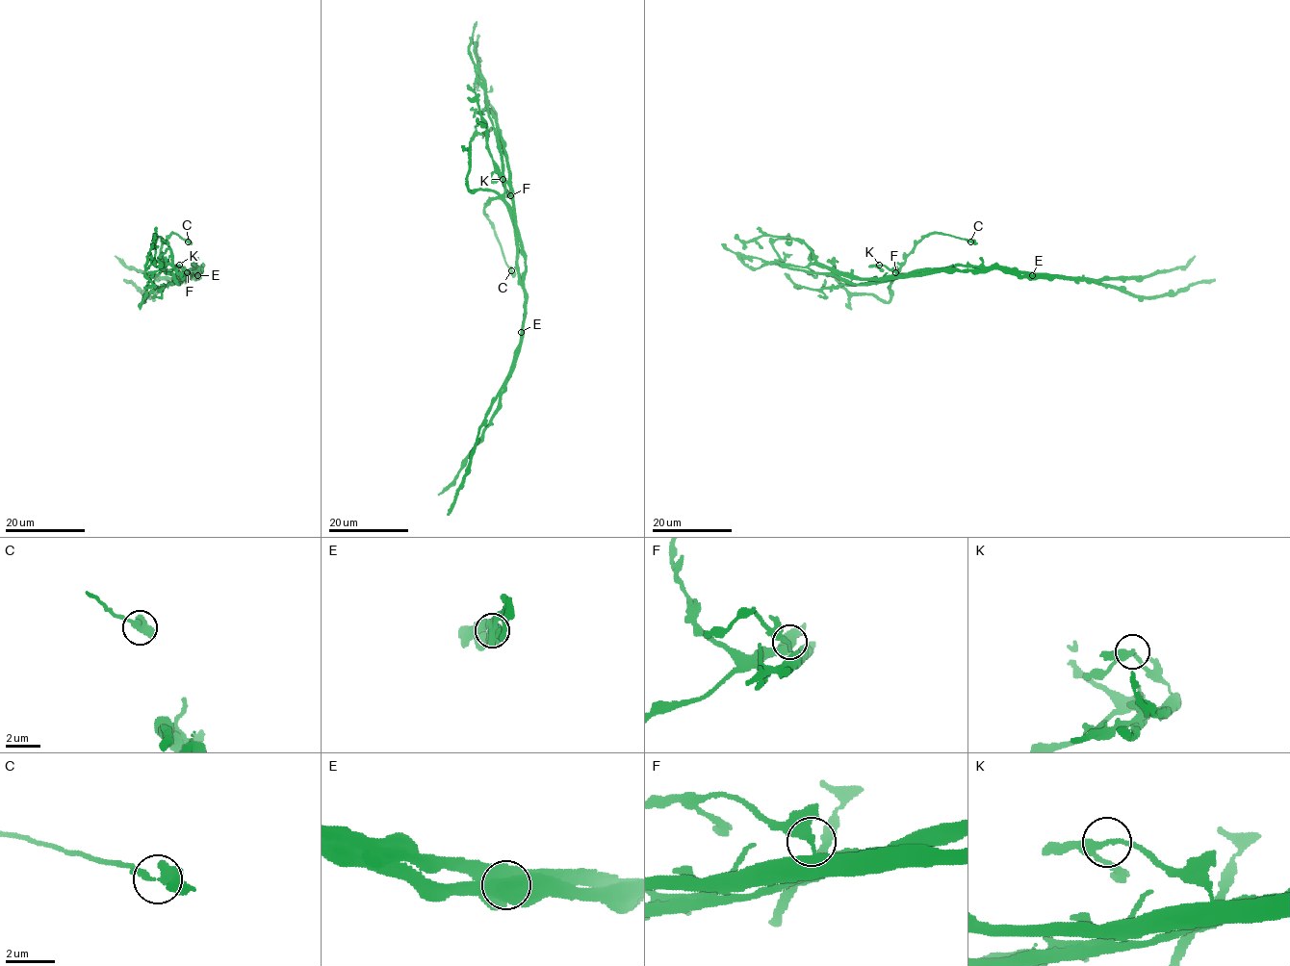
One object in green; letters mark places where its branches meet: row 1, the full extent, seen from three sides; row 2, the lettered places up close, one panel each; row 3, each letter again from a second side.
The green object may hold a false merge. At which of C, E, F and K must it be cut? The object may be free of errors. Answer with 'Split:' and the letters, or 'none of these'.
Split: E

